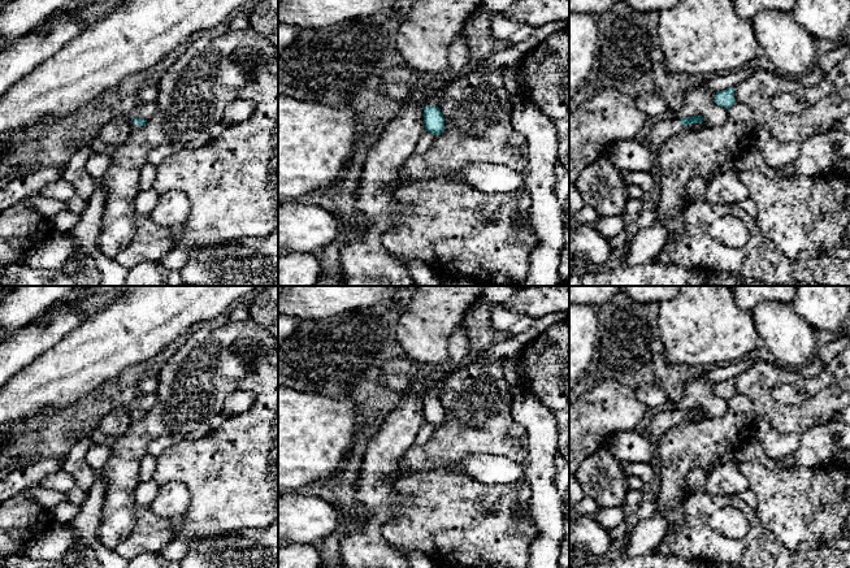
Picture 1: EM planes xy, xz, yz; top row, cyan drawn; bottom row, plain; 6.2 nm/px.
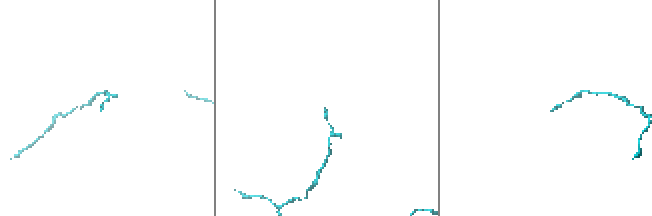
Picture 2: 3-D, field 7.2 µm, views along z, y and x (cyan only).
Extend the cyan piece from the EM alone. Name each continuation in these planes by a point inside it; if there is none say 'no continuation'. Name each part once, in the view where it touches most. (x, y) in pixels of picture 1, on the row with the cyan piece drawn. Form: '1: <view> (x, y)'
1: yz (666, 126)

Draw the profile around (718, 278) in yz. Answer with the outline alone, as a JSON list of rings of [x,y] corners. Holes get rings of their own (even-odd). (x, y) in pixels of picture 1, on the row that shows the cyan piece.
[[[708,272],[707,281],[712,286],[780,286],[751,279],[741,274],[728,272]]]

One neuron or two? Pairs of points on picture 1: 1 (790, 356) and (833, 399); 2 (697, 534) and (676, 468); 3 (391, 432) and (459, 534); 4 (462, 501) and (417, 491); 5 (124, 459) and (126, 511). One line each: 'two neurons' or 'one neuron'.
1: two neurons
2: two neurons
3: two neurons
4: one neuron
5: one neuron

